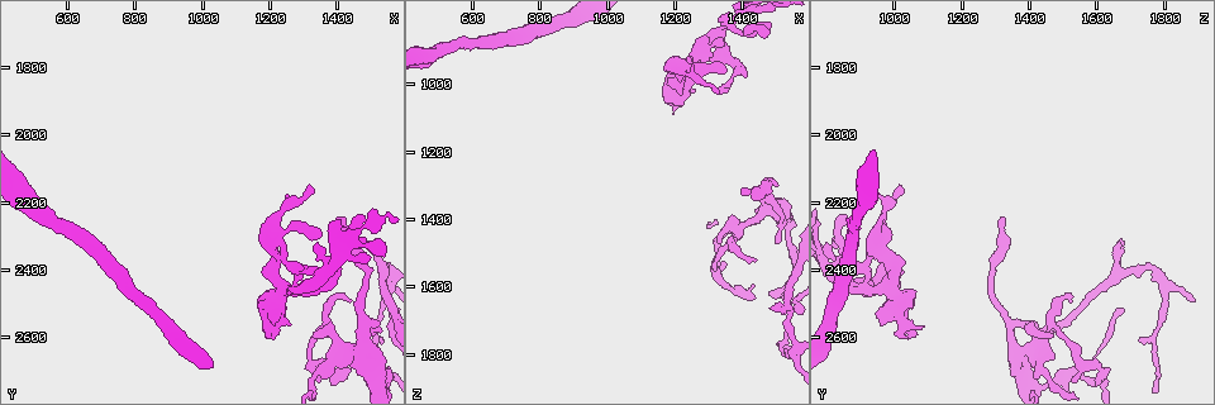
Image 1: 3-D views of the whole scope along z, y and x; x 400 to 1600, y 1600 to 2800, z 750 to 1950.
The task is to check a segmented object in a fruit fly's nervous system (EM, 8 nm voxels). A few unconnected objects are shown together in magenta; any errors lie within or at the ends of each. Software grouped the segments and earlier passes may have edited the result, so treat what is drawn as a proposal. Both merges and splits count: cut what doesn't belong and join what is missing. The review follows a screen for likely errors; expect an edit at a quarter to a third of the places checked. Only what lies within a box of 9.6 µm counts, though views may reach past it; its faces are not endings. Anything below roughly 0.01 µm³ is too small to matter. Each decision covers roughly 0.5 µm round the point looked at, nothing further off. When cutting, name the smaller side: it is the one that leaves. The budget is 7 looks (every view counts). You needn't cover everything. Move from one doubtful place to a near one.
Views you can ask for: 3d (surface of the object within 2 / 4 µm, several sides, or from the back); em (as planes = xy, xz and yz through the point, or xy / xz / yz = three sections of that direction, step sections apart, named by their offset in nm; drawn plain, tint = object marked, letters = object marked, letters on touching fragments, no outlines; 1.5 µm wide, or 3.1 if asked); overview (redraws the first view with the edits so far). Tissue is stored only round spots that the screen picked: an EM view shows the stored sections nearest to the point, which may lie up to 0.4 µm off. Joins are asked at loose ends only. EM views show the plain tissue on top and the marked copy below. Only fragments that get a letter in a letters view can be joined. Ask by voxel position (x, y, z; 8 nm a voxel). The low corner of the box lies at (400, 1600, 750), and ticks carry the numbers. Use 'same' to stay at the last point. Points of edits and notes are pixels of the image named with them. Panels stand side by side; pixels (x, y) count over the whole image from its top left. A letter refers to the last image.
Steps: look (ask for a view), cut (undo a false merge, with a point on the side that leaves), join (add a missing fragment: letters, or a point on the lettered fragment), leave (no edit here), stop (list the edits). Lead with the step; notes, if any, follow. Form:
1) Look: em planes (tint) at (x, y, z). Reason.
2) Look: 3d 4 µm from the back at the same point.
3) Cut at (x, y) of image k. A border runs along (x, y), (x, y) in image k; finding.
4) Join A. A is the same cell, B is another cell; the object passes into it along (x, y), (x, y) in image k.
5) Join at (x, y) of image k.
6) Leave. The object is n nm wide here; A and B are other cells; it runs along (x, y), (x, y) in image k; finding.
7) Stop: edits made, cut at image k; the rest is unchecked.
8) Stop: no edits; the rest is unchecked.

Look: em yz step 4 (tint) at (1420, 2380, 970).

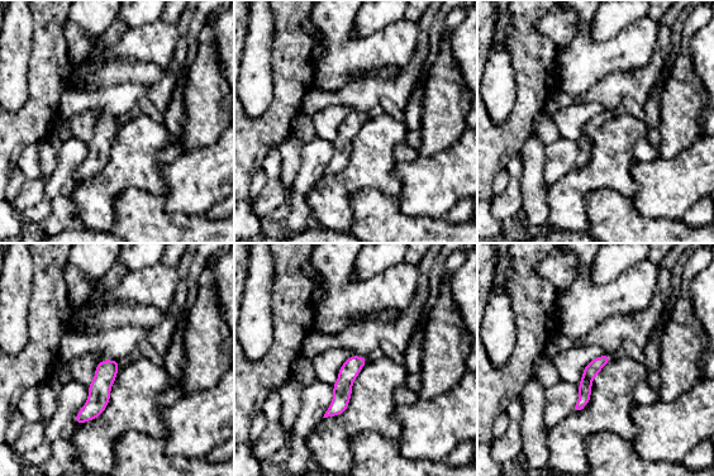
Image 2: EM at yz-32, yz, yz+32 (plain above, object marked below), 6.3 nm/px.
Look: em planes (letters) at the same point.

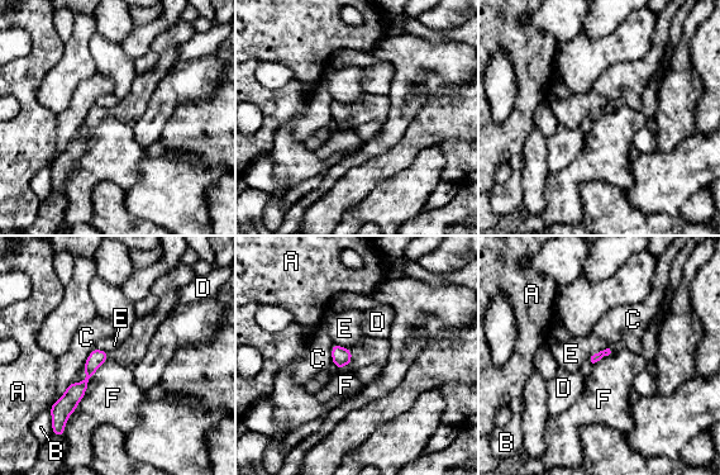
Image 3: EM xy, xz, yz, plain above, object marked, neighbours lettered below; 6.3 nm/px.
Leave. A, B, C, D, E and F are other cells; no lettered fragment goes on from it.

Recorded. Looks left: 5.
Look: em planes (letters) at (1210, 2290, 950). Touches itself.

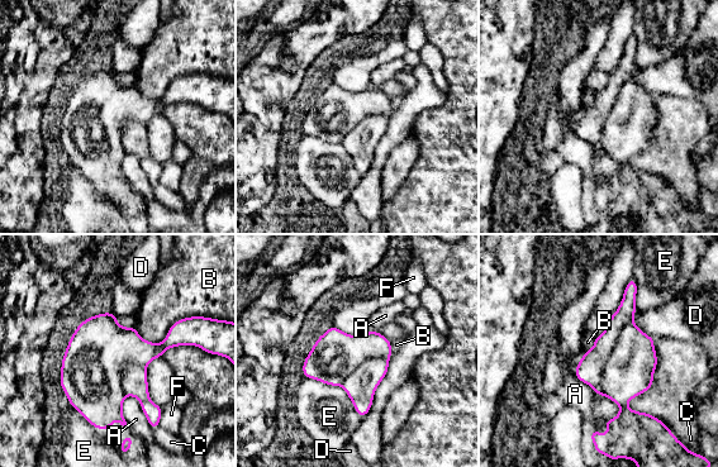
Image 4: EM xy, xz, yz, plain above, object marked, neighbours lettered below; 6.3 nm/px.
Cut at (628, 372) of image 4. The object is 360 nm wide here; A, B, C, D, E and F are other cells; two neurons meet here.

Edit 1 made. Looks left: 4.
Look: em planes (letters) at (1530, 2530, 1790). Thick turns thin.

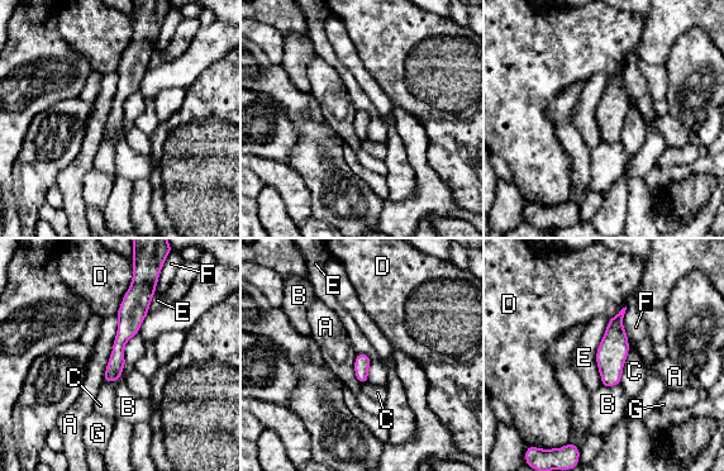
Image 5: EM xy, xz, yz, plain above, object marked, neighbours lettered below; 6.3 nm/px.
Leave. The longest contact is with A, 440 nm; A, B, C, D, E, F and G are other cells; it runs along (137, 288), (137, 300), (108, 379) in image 5; all the same neuron.

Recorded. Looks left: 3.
Stop: edits made, cut at image 4; the rest is unchecked.

